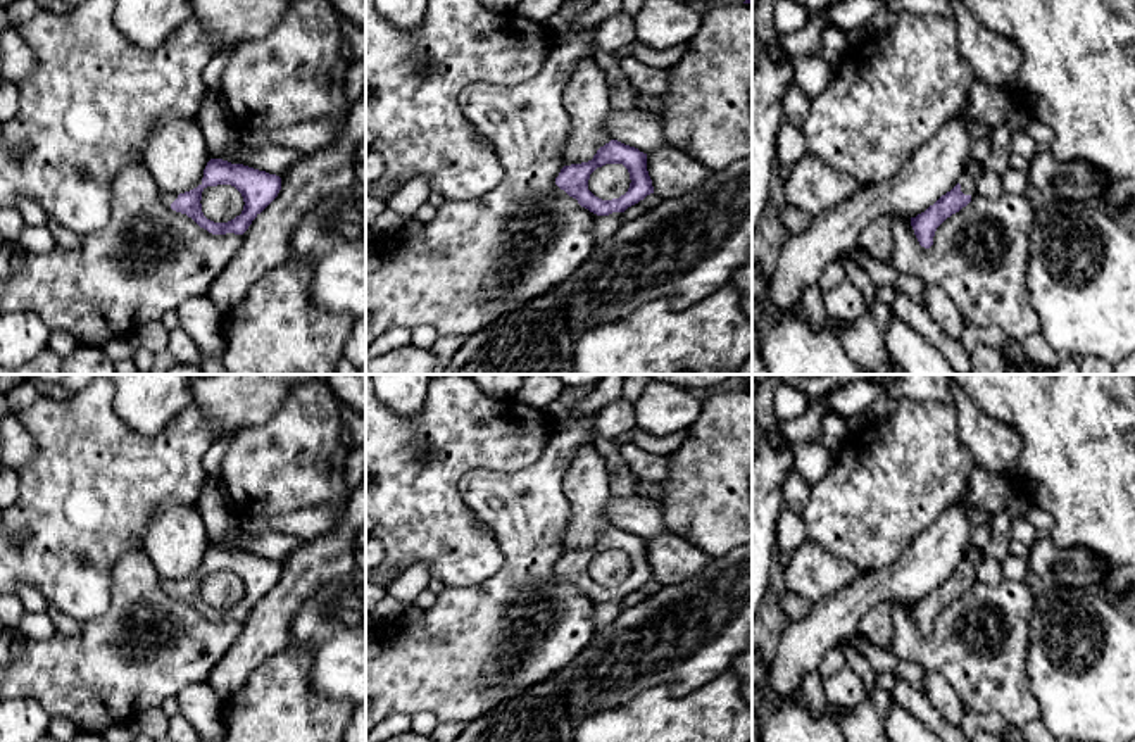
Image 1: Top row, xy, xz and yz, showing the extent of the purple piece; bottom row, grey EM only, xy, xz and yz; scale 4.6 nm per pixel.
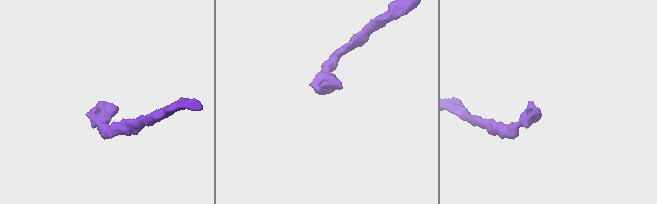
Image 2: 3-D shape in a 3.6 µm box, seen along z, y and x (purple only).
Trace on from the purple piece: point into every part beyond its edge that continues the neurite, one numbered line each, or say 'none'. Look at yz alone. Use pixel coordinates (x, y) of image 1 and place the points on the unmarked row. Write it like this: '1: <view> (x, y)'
1: yz (973, 558)

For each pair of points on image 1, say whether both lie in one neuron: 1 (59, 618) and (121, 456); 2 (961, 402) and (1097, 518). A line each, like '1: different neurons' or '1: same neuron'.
1: different neurons
2: different neurons

